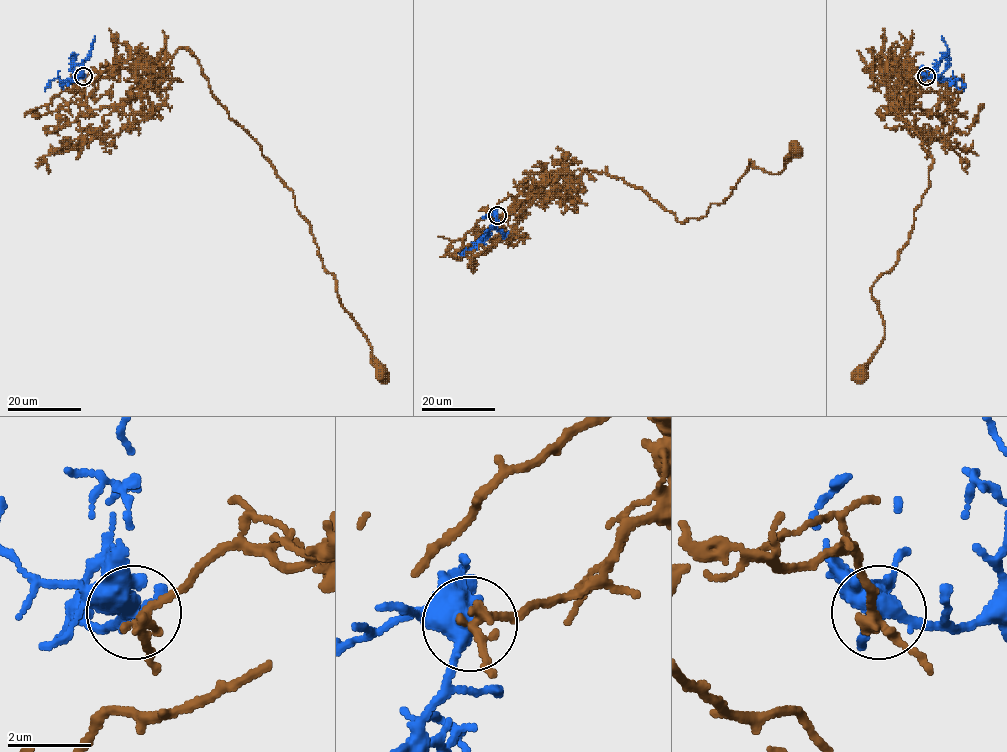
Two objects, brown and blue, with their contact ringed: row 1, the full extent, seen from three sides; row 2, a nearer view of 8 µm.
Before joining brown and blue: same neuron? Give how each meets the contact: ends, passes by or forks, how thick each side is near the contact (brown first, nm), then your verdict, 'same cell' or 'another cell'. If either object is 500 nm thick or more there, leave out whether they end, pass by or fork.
brown passes by; blue forks; calibres 240 and 400 nm; same cell

